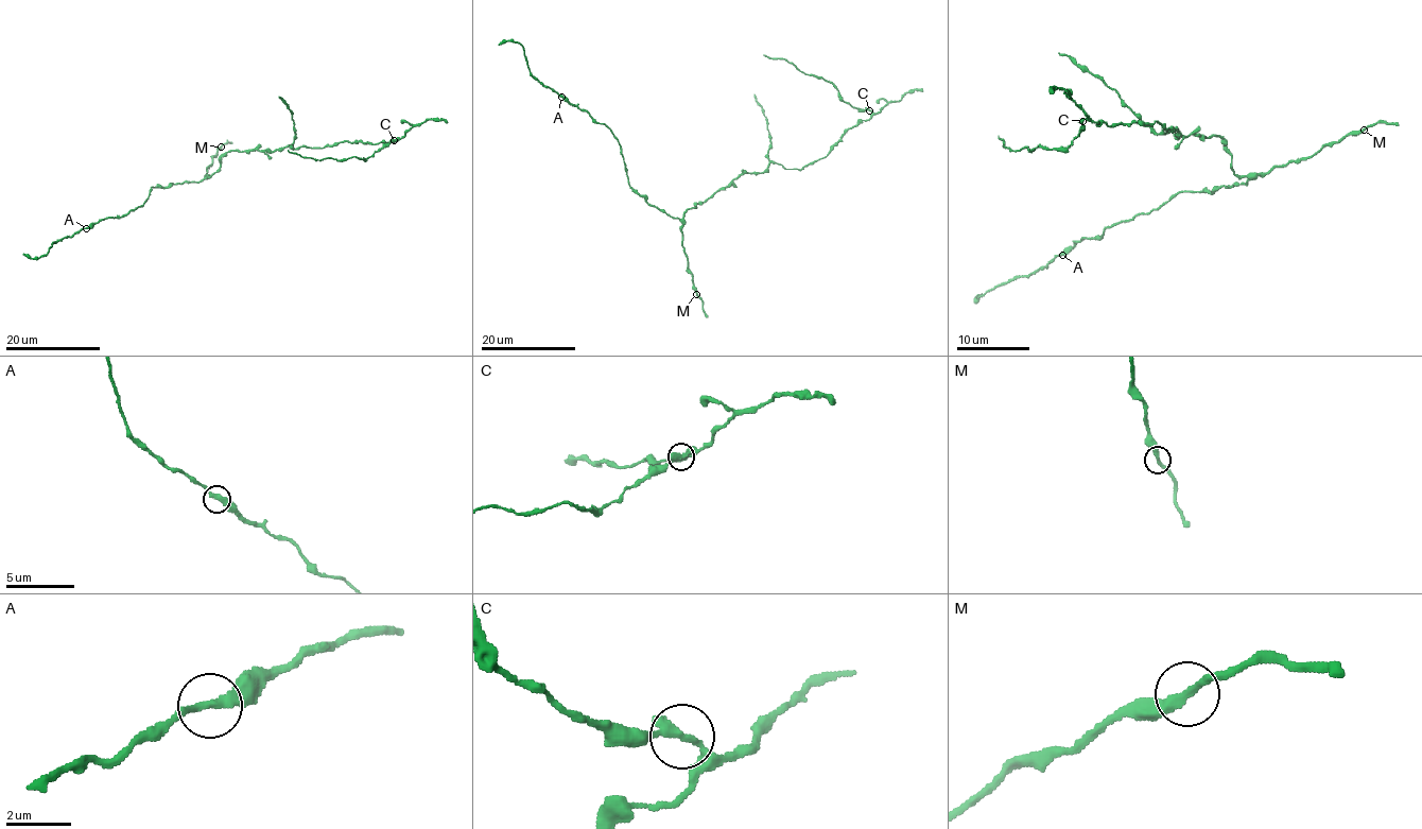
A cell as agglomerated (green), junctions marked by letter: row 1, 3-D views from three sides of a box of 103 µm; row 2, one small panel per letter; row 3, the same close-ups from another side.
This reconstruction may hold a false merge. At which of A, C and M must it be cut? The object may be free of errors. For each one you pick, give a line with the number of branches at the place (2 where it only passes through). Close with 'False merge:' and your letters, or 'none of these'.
C: branches 2
False merge: C

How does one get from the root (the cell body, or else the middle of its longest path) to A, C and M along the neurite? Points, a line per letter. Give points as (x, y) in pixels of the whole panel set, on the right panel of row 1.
A: (1218, 137), (1231, 156), (1231, 169), (1244, 175), (1245, 184), (1175, 193), (1158, 207), (1113, 224), (1062, 255)
C: (1218, 137), (1178, 137), (1177, 130), (1162, 133), (1173, 131), (1158, 122), (1109, 125), (1082, 120)
M: (1218, 137), (1231, 156), (1231, 169), (1236, 175), (1264, 175), (1275, 168), (1313, 156), (1325, 145), (1364, 130)

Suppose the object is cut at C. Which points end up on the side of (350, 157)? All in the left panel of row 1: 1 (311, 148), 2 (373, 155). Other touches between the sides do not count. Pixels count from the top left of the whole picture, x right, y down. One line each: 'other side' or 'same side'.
1: other side
2: same side

